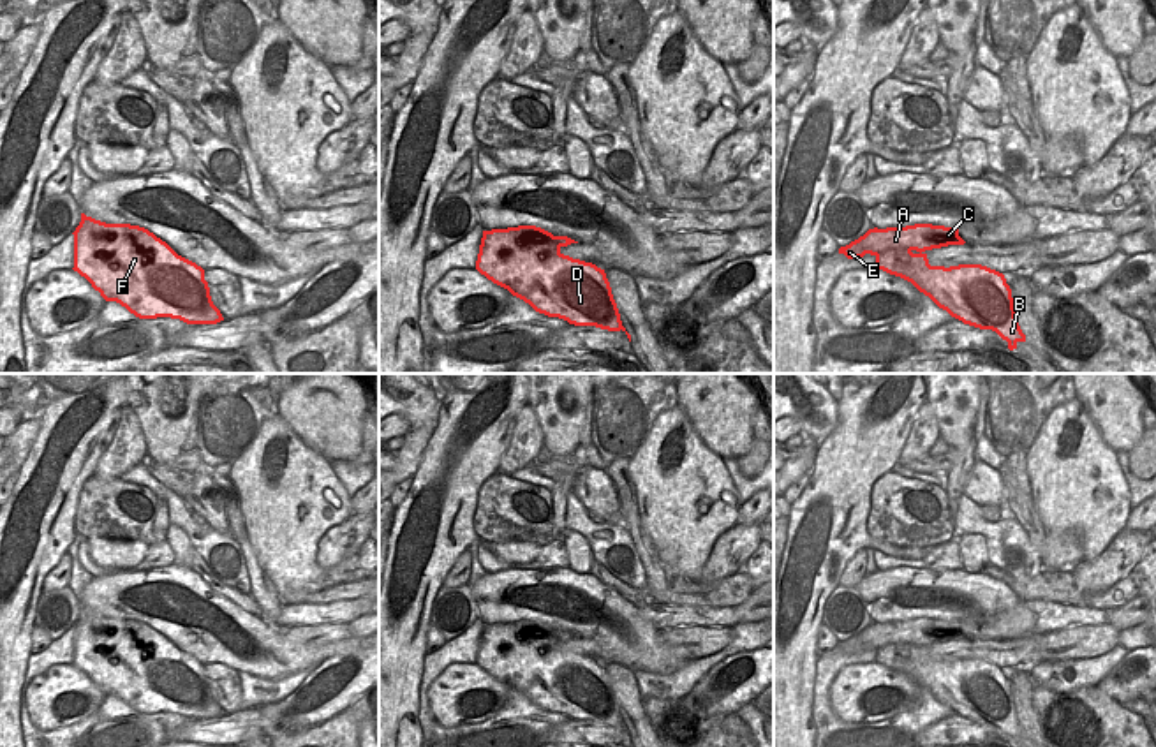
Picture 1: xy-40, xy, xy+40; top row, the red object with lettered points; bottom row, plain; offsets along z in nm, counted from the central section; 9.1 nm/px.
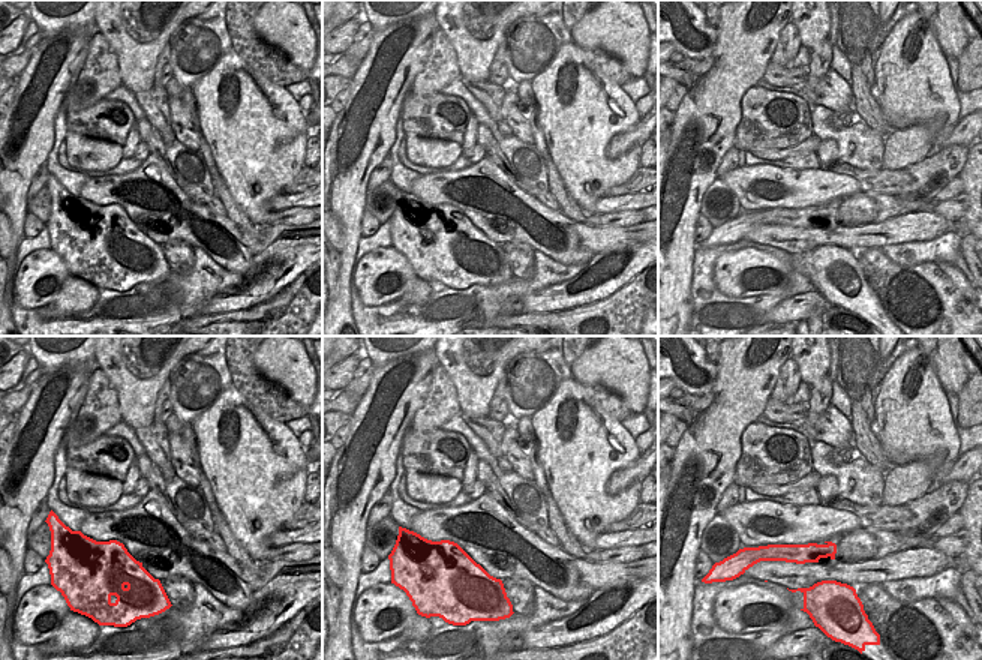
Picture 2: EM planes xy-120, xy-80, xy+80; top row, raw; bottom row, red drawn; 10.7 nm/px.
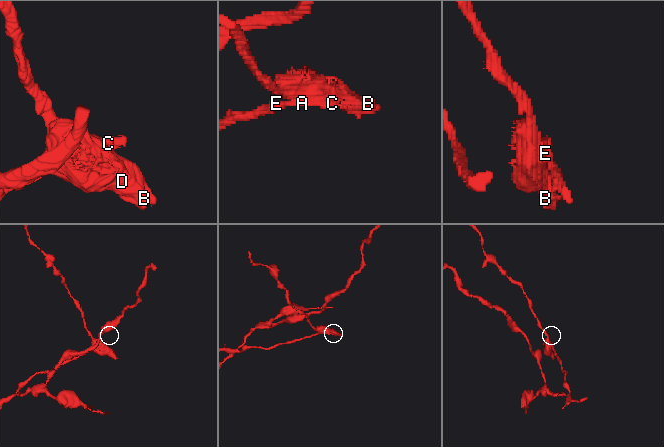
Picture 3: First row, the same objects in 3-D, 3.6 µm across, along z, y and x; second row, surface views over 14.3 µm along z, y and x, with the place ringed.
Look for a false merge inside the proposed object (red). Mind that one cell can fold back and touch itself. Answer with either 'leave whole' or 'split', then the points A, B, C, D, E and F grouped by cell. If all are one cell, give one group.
split | A C E / B D F

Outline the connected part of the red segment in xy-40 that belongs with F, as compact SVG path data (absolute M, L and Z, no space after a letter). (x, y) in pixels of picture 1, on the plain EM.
M81 608L74 629L74 666L85 671L106 696L116 696L139 714L171 712L187 719L224 715L213 699L204 664L178 650L144 622L106 618Z

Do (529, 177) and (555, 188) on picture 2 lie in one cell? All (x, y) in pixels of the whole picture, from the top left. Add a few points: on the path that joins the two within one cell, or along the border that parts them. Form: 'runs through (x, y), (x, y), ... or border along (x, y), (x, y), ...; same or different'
border along (544, 162), (549, 189); different

